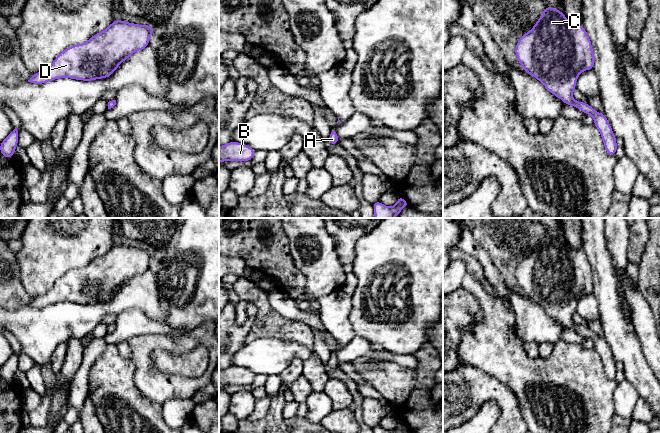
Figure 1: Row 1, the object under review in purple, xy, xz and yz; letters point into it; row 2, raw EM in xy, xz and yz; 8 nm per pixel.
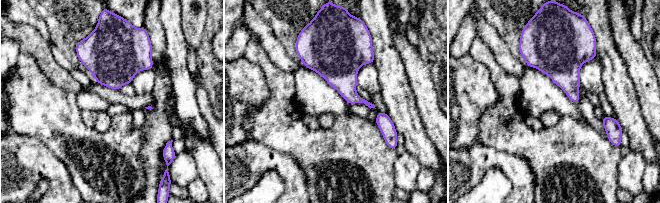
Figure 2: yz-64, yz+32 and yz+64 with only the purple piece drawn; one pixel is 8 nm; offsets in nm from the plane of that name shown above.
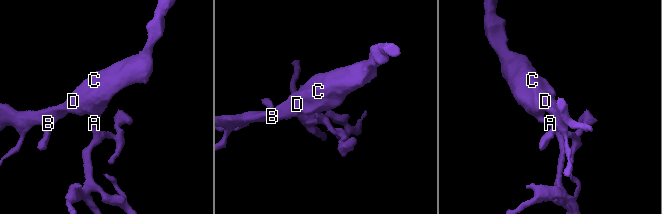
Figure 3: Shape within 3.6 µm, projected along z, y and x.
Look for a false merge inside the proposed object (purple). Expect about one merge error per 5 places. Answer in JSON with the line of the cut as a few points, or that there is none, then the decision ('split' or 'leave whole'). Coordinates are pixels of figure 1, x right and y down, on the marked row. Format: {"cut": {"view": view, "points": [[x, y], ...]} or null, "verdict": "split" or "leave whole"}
{"cut": null, "verdict": "leave whole"}

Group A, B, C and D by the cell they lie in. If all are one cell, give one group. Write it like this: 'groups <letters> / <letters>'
groups A B C D

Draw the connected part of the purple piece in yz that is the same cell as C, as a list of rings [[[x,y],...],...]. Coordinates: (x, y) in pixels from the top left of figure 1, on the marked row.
[[[547,6],[533,28],[519,38],[515,47],[515,55],[525,72],[540,81],[565,105],[576,107],[586,115],[591,115],[595,127],[601,134],[606,152],[616,156],[618,147],[616,136],[605,114],[597,112],[586,102],[576,101],[572,96],[579,75],[585,70],[594,68],[594,51],[585,28],[582,25],[572,24],[563,12]]]

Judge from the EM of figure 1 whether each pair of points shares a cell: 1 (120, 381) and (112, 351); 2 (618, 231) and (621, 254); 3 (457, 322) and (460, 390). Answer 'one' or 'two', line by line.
1: one
2: one
3: two

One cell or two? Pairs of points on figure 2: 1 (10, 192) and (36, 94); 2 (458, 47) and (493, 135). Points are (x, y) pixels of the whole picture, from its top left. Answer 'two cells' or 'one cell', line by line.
1: two cells
2: two cells

